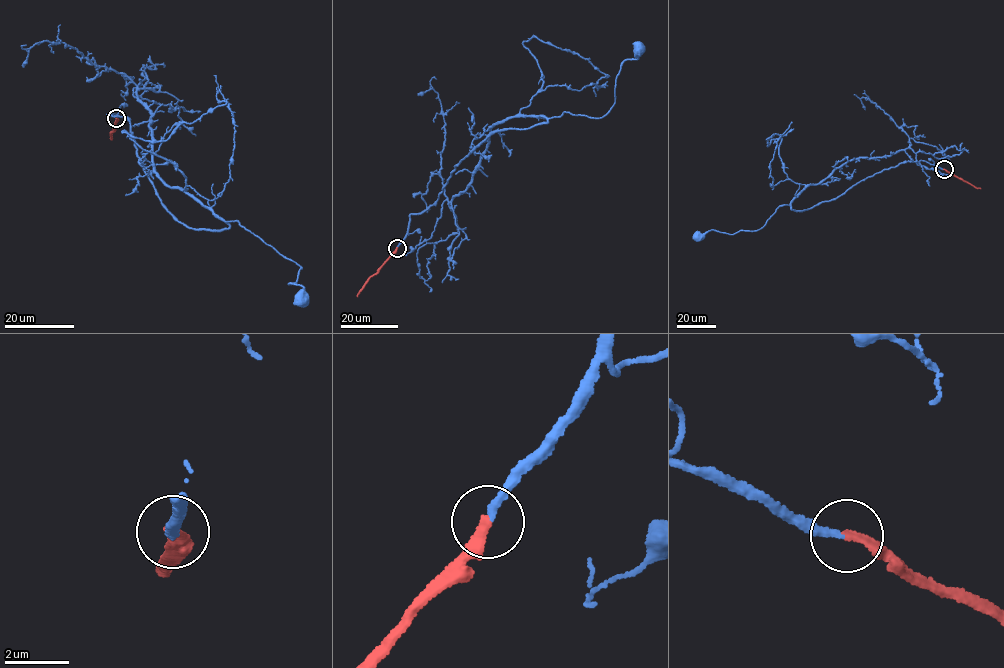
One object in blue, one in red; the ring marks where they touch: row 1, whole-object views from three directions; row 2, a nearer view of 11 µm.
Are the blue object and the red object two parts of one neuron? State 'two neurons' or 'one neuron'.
one neuron

